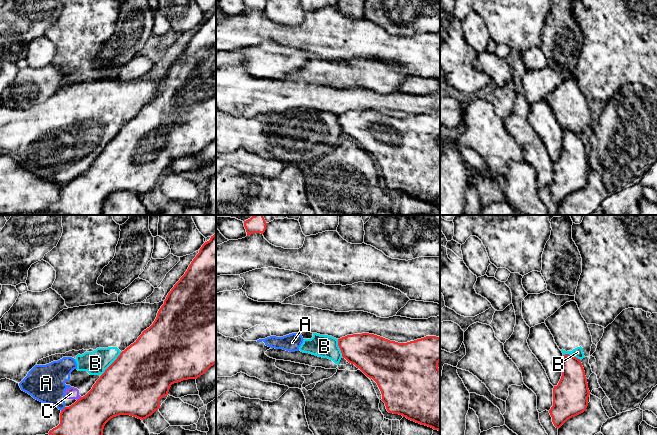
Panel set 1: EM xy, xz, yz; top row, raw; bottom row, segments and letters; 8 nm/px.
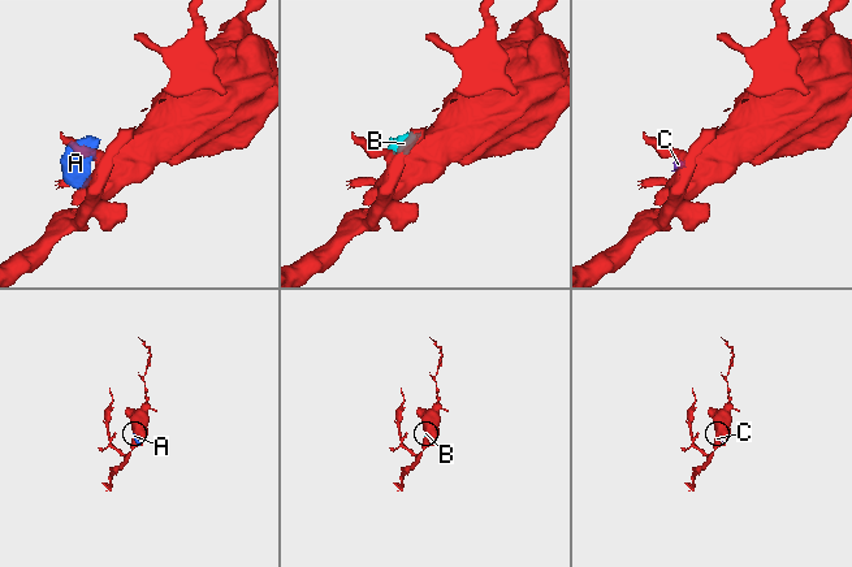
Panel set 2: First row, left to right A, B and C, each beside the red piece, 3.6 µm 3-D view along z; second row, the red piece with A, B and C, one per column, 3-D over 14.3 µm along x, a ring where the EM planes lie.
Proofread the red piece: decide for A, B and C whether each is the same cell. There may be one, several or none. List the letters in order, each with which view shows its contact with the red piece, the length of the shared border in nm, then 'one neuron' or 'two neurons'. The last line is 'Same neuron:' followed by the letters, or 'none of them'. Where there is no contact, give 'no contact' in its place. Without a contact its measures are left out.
A: xy | 50 nm | two neurons
B: xy | 260 nm | two neurons
C: xy | 50 nm | two neurons
Same neuron: none of them

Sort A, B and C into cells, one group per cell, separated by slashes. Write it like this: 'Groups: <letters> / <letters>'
Groups: A B C

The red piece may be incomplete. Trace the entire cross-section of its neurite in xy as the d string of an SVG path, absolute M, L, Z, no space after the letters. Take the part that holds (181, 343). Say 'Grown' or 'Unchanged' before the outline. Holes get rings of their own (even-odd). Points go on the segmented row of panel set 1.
Unchanged. M216 233L211 236L210 240L205 242L199 250L199 253L189 265L185 274L174 285L168 293L164 304L157 313L153 324L144 330L138 339L120 353L117 359L105 370L100 378L93 385L92 389L83 397L78 399L74 404L65 407L60 413L60 424L49 431L49 435L103 435L105 424L113 417L119 415L130 415L144 420L151 416L160 407L160 399L168 395L172 384L188 379L197 379L203 375L211 366L216 363Z

